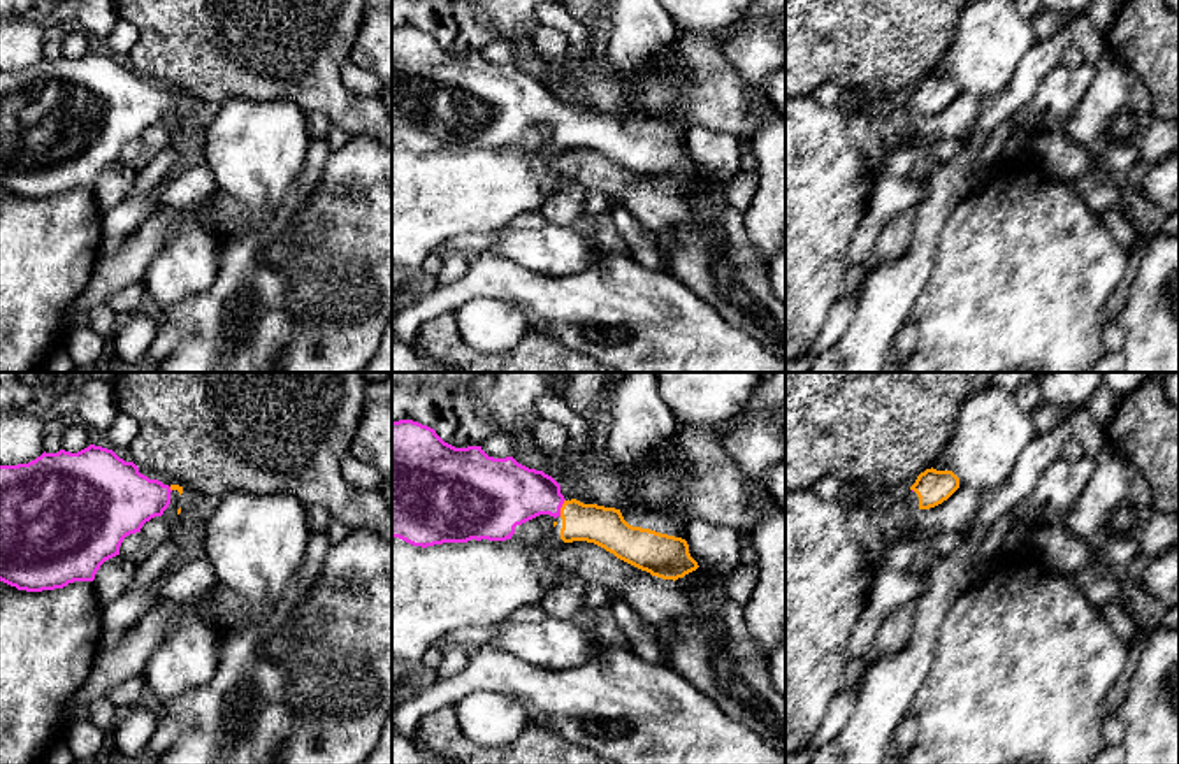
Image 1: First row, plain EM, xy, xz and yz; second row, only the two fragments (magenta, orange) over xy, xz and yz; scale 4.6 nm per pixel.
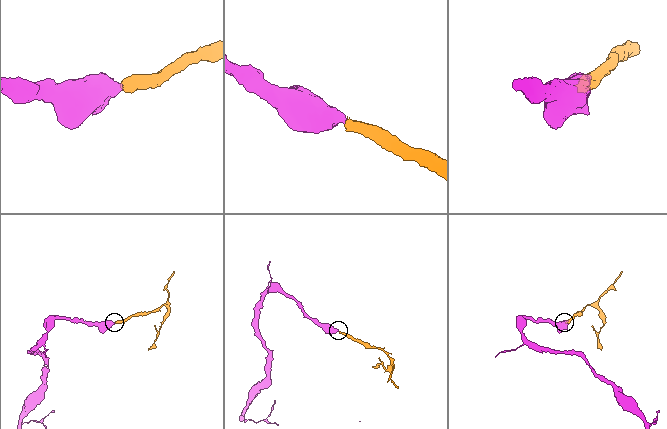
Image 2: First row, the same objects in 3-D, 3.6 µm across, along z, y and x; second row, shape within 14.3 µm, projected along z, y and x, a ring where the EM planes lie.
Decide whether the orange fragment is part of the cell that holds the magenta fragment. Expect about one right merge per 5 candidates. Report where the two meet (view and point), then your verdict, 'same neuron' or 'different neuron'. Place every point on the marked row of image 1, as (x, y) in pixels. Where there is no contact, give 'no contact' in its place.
xz (561, 506) | same neuron

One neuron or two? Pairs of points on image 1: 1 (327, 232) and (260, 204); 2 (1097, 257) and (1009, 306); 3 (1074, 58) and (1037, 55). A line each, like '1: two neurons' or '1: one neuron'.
1: two neurons
2: one neuron
3: two neurons

